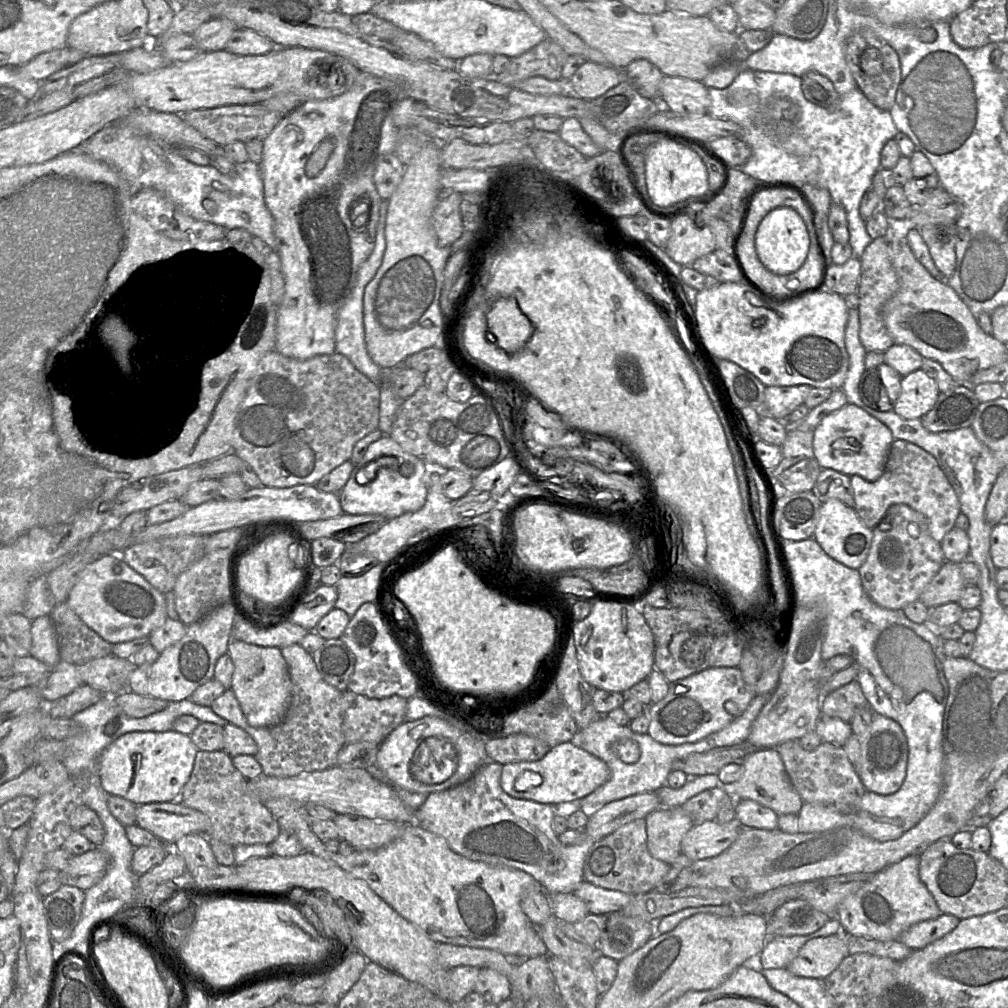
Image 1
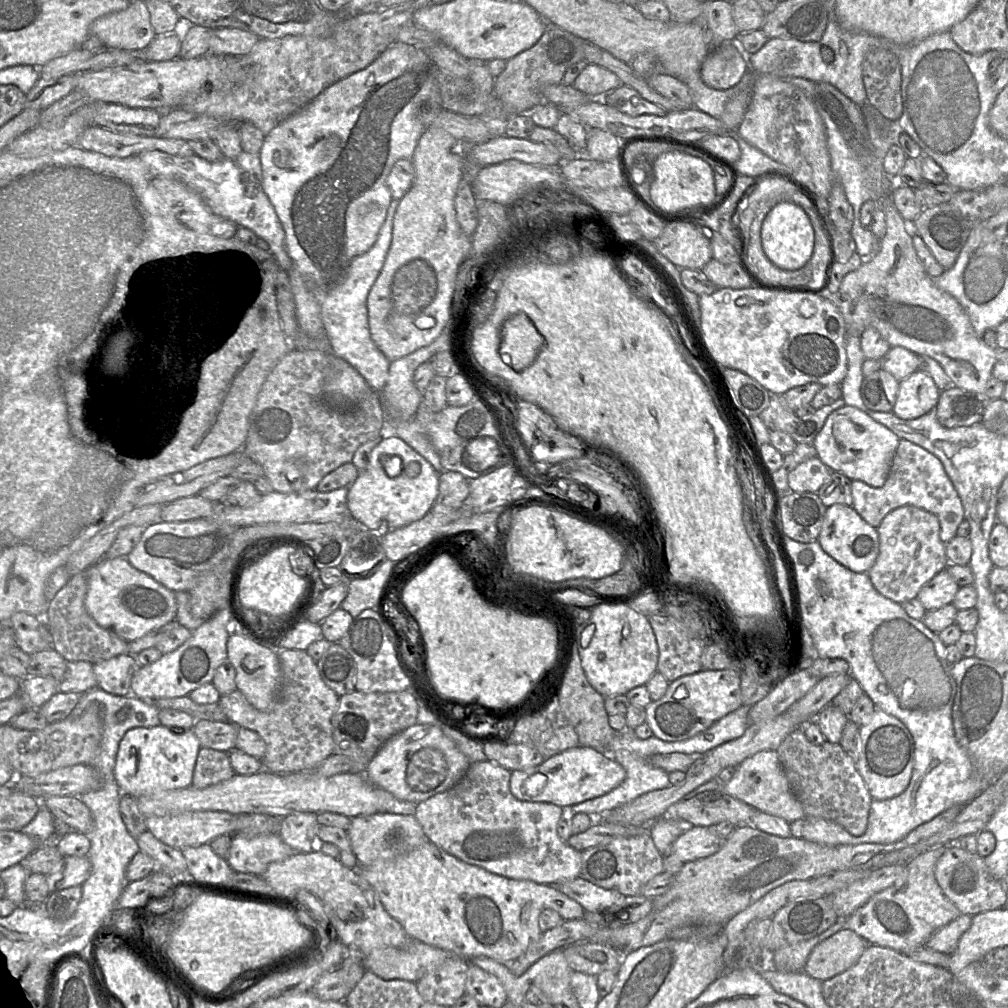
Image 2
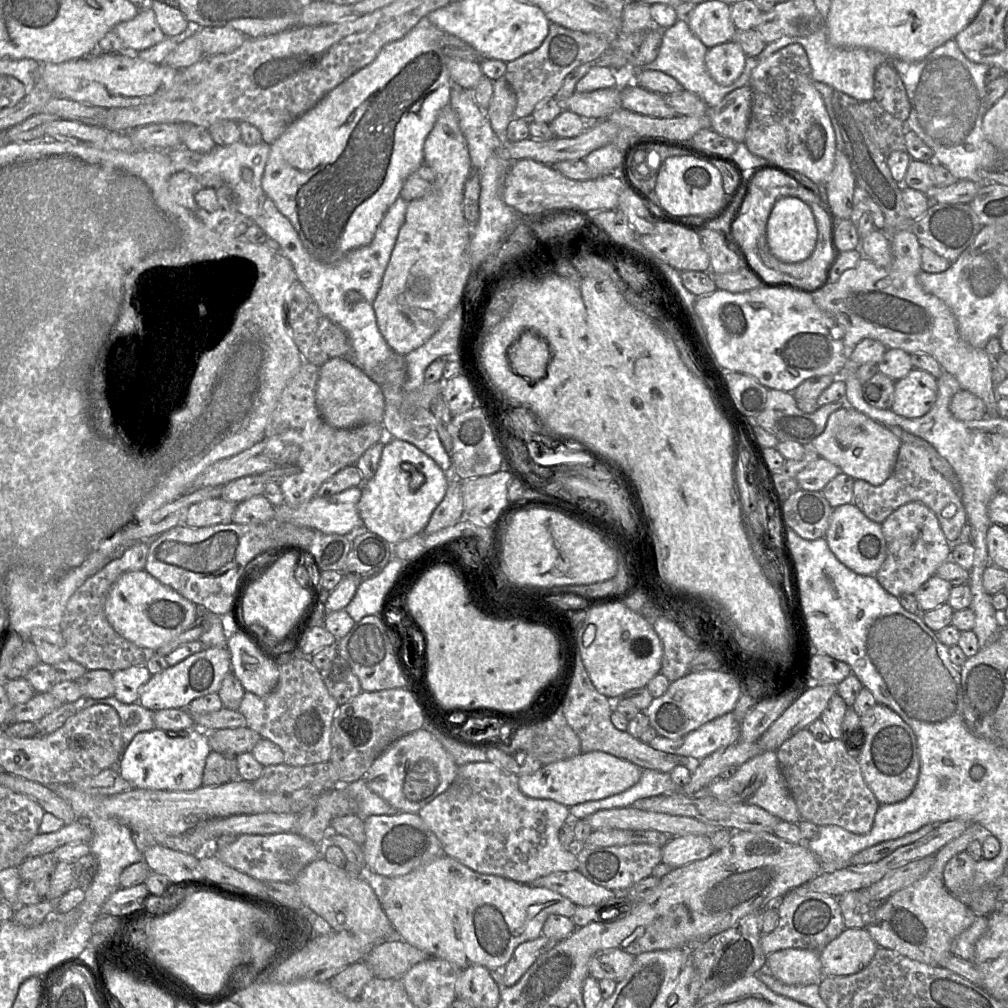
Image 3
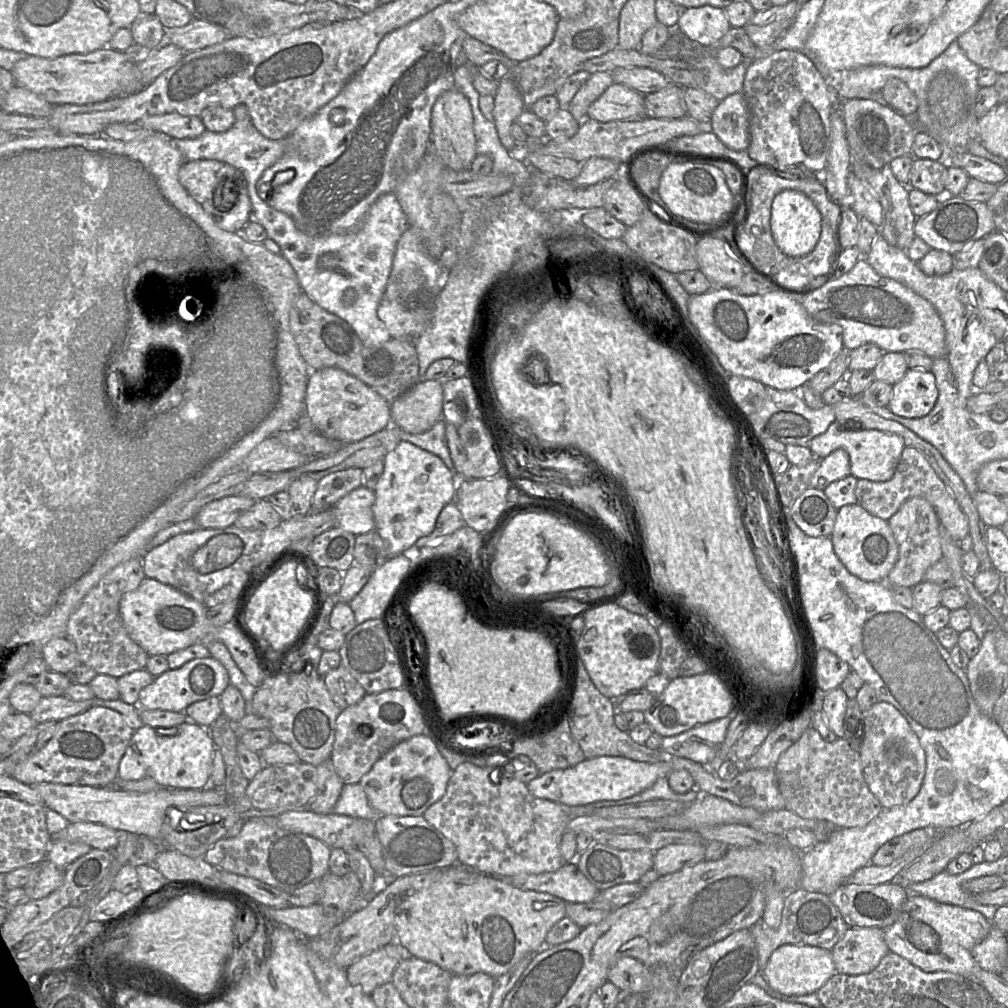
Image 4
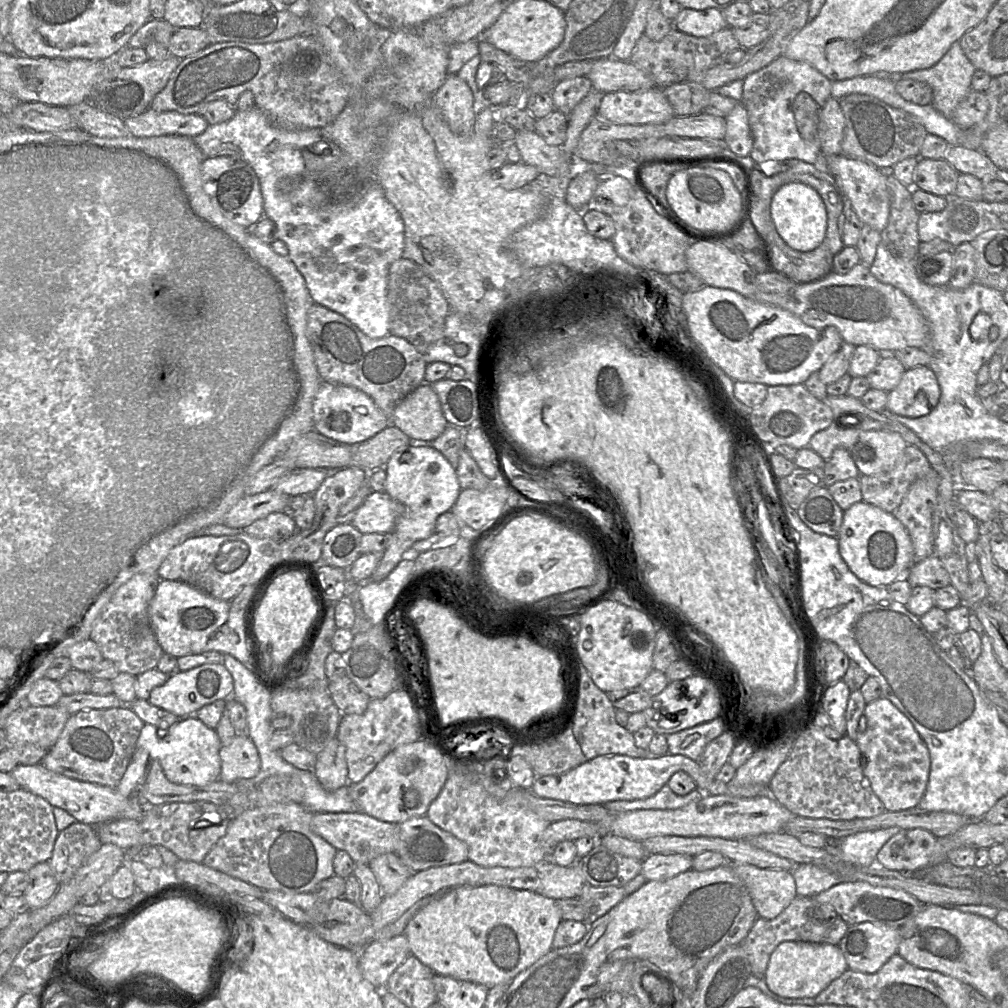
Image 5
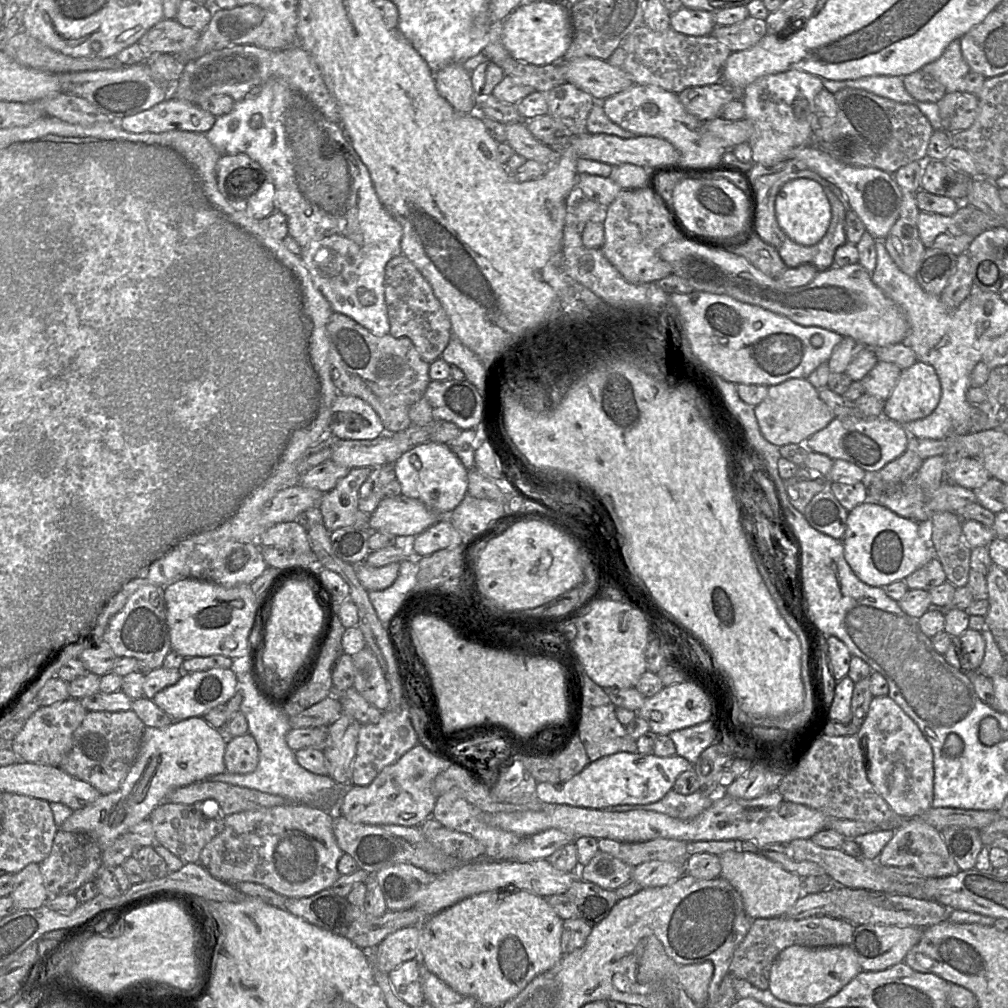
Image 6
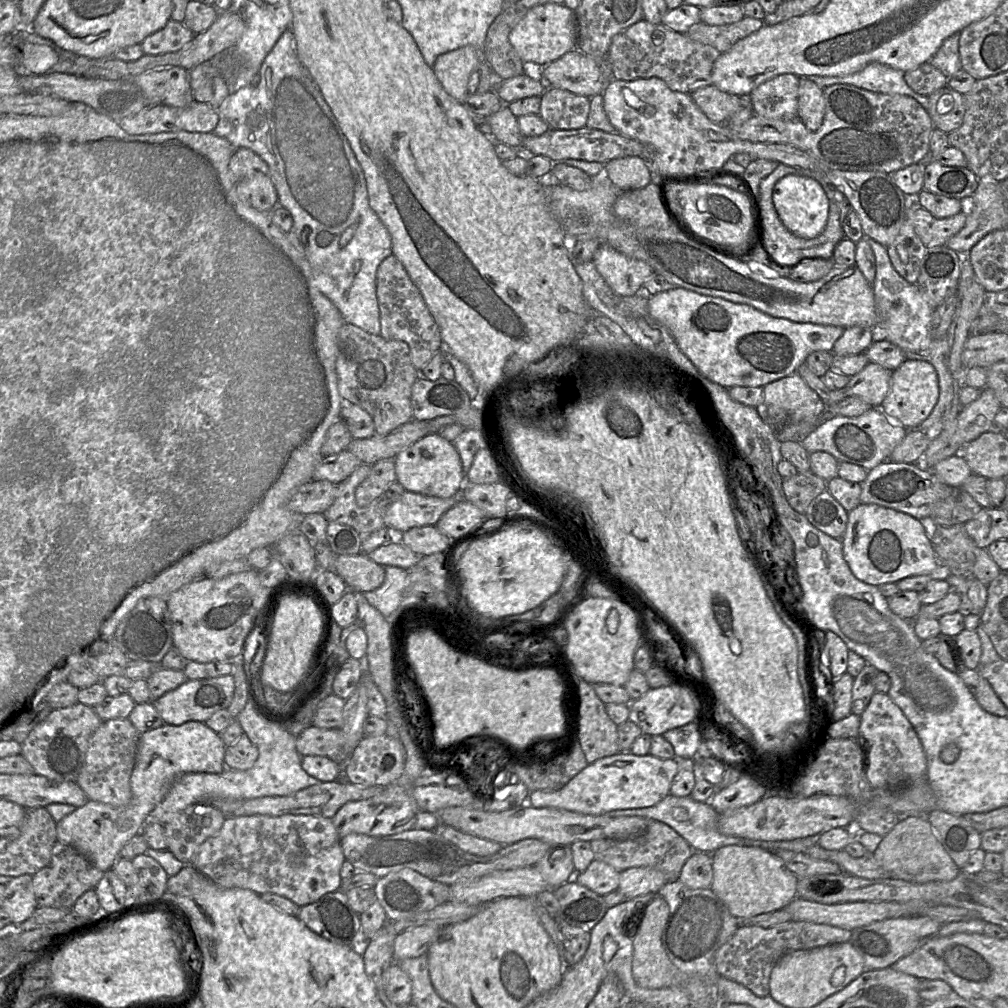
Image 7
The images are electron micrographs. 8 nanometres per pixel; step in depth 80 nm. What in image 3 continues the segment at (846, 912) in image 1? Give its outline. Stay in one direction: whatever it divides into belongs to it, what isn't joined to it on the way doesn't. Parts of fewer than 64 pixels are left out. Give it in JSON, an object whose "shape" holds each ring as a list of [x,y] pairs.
{"shape":[[[970,825],[961,835],[934,854],[935,860],[924,877],[881,901],[872,914],[872,921],[865,928],[879,947],[893,950],[912,960],[931,966],[939,966],[941,961],[952,955],[951,948],[954,940],[970,927],[977,914],[947,890],[943,882],[943,870],[954,855],[965,851],[973,840],[981,840],[983,834],[985,833],[979,825]]]}

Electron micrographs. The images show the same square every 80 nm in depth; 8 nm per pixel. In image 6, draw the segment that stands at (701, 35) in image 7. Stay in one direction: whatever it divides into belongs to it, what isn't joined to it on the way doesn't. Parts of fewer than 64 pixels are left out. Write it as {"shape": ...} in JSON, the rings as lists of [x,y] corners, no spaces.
{"shape":[[[748,15],[733,25],[715,26],[710,35],[724,43],[731,52],[736,52],[754,46],[766,34],[766,21]]]}

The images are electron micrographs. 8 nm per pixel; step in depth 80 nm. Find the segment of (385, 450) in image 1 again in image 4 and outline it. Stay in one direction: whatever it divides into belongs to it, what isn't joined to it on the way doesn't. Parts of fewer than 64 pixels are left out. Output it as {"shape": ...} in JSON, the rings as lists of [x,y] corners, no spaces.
{"shape":[[[400,441],[384,458],[384,471],[375,492],[372,507],[375,531],[386,543],[387,559],[411,549],[417,540],[435,528],[442,509],[454,501],[458,485],[456,475],[443,460],[412,443]]]}

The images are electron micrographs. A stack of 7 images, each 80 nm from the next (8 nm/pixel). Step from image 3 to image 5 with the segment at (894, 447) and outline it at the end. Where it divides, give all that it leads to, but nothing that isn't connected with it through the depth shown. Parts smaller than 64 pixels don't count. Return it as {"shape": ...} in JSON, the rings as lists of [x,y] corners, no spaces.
{"shape":[[[833,421],[826,429],[815,433],[808,447],[819,454],[824,460],[830,459],[836,448],[845,448],[851,455],[860,475],[874,475],[891,470],[908,446],[904,438],[896,433],[882,430],[860,430],[839,427]]]}

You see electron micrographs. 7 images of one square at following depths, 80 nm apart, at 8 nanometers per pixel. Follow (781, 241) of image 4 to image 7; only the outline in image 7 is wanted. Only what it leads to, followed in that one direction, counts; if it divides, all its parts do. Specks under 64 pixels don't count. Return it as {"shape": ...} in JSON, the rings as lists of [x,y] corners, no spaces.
{"shape":[[[798,175],[783,177],[774,186],[773,203],[783,225],[797,237],[816,238],[826,226],[829,201],[822,186],[814,179]]]}

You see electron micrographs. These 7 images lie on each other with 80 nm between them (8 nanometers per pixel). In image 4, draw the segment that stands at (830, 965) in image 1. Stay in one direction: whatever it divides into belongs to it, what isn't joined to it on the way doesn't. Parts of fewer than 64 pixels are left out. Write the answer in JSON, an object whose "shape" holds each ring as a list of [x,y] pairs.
{"shape":[[[879,927],[848,928],[830,951],[836,973],[847,975],[873,971],[890,952]]]}

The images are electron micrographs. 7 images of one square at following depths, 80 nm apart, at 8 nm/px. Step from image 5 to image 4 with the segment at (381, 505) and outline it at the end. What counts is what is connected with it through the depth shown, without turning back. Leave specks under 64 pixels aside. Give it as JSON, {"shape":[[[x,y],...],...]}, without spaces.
{"shape":[[[364,486],[345,495],[334,505],[337,510],[337,527],[355,536],[375,530],[372,511],[374,502],[374,490]]]}

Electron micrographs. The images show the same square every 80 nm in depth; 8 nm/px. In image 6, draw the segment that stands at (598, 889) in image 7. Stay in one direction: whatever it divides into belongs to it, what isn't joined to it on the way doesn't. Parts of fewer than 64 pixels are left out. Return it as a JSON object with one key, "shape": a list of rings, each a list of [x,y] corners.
{"shape":[[[599,850],[587,865],[579,867],[578,878],[606,890],[616,890],[632,879],[633,869],[618,858]]]}

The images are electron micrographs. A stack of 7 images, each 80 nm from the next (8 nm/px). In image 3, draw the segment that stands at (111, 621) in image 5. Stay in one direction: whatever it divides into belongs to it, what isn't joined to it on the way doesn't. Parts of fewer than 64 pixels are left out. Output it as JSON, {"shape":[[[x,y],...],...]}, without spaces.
{"shape":[[[145,541],[129,545],[118,557],[88,578],[71,596],[57,629],[64,639],[70,660],[87,670],[106,670],[110,673],[146,664],[149,654],[112,628],[105,616],[104,605],[110,588],[121,575],[144,570],[147,553],[148,545]]]}

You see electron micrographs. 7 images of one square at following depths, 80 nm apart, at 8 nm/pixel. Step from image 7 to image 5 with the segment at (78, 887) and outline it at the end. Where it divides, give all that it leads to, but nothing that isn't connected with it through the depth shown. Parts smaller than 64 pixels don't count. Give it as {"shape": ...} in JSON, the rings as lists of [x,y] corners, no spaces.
{"shape":[[[76,822],[59,831],[48,864],[60,885],[72,878],[101,846],[95,826]]]}

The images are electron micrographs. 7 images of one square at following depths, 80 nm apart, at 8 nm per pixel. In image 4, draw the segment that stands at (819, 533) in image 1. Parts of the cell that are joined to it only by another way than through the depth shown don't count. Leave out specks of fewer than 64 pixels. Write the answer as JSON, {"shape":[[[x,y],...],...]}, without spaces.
{"shape":[[[858,503],[847,504],[837,510],[830,538],[834,552],[851,574],[864,581],[886,581],[898,557],[898,545],[887,520],[871,515]]]}

